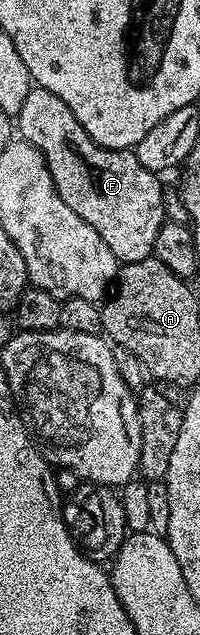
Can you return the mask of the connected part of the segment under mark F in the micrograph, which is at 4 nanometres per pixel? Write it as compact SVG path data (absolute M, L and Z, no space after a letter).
M34 85L31 86L24 105L20 108L20 113L16 116L16 131L18 131L25 142L30 143L46 159L48 173L52 173L52 181L56 185L56 193L60 193L60 201L76 213L76 217L88 221L96 233L100 233L104 245L112 249L112 253L119 261L125 265L144 261L151 258L154 254L156 245L156 233L160 233L166 214L162 208L162 193L164 184L161 183L159 176L155 172L144 169L140 165L137 154L133 150L113 151L107 147L96 145L88 133L84 133L84 125L72 117L72 109L56 97L56 93L48 93L48 89Z

